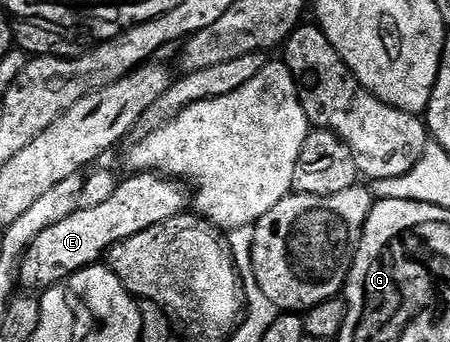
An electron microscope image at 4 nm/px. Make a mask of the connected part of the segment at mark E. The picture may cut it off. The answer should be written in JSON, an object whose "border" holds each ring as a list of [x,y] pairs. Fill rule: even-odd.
{"border":[[[135,172],[127,177],[131,178],[123,178],[104,203],[76,208],[65,220],[57,220],[57,224],[33,239],[23,256],[18,281],[38,288],[53,286],[78,270],[96,265],[115,243],[137,236],[137,232],[145,232],[153,224],[176,218],[188,209],[188,195],[183,195],[184,187],[176,179],[154,172]]]}

